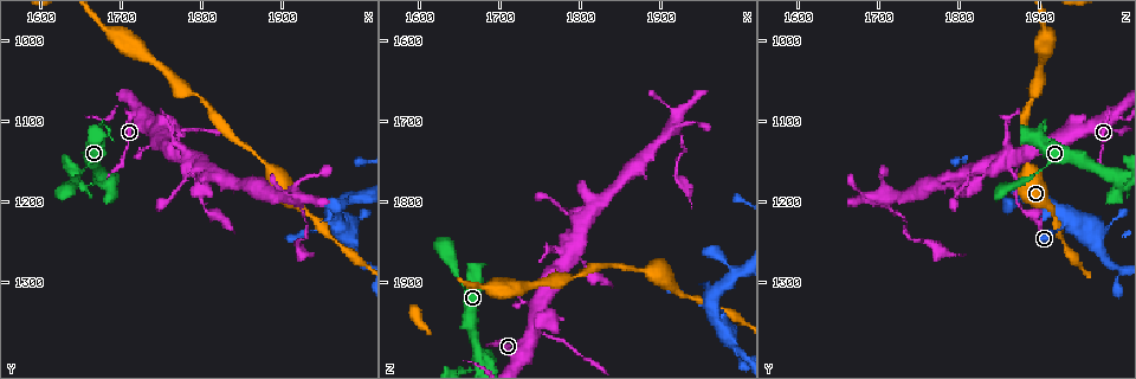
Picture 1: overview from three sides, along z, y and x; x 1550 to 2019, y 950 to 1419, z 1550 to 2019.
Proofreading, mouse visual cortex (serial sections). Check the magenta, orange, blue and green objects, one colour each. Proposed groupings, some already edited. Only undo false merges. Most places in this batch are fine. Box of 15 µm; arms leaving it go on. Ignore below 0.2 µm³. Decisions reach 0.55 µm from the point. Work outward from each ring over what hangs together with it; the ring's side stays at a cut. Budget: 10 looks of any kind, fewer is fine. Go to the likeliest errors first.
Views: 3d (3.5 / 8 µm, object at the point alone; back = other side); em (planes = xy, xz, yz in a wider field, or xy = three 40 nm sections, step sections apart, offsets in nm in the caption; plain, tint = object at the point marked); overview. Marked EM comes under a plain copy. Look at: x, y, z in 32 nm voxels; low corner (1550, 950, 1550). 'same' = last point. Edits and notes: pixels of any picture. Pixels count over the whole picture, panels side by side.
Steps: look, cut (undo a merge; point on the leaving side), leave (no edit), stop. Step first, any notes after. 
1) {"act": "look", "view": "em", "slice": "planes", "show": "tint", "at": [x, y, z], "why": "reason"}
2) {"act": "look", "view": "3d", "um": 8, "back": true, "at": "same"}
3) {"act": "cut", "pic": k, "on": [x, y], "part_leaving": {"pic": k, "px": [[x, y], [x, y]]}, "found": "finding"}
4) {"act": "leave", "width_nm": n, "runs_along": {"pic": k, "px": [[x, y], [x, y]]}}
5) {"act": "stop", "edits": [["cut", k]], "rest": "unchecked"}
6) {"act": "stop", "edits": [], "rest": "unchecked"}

{"act": "look", "view": "3d", "um": 3.5, "at": [1685, 1175, 2000], "why": "sharp bend"}

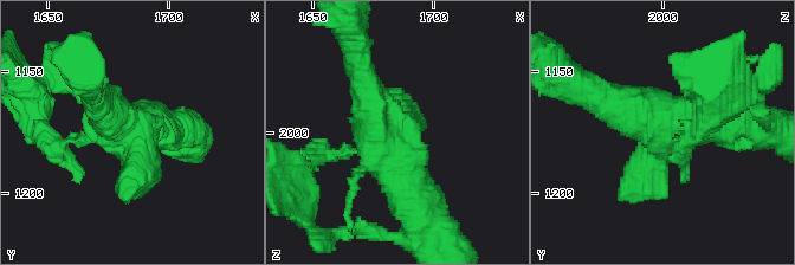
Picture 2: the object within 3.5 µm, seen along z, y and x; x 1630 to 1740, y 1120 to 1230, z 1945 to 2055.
{"act": "look", "view": "em", "slice": "xy", "step": 2, "show": "tint", "at": [1682, 1176, 2000], "why": "need the tissue"}

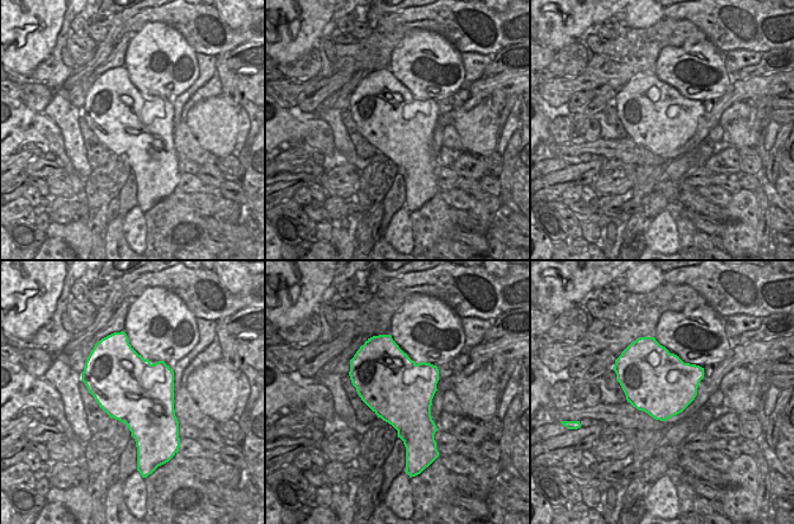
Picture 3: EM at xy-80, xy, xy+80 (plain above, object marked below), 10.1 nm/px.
{"act": "look", "view": "em", "slice": "xy", "step": 3, "show": "tint", "at": "same"}

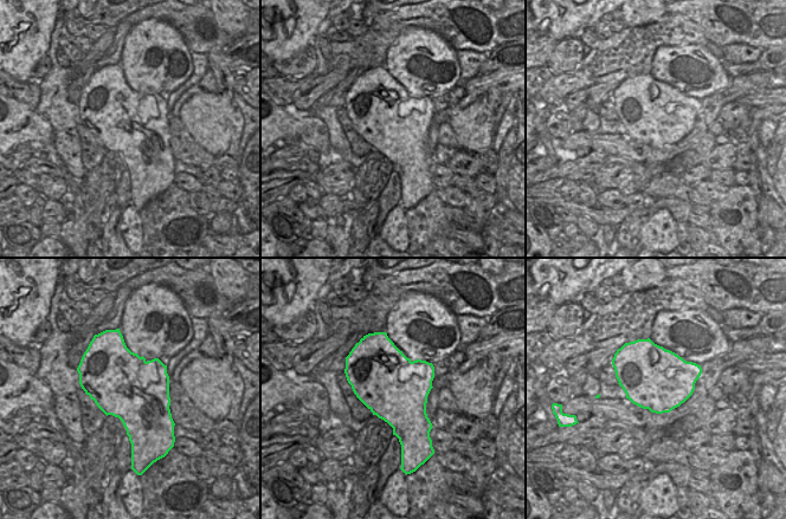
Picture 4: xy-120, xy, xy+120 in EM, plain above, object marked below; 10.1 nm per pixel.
{"act": "leave", "width_nm": 650, "runs_along": {"pic": 2, "px": [[97, 97], [137, 152], [123, 195]]}, "found": "one cell here"}

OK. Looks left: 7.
{"act": "look", "view": "3d", "um": 3.5, "at": [1960, 1225, 1935], "why": "two arms at a narrow angle"}

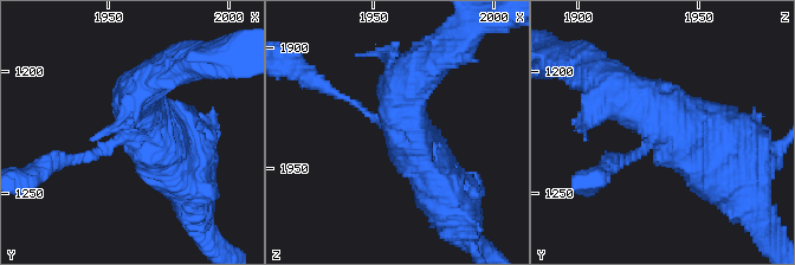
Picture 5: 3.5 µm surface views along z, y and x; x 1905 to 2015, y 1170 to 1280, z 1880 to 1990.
{"act": "look", "view": "em", "slice": "planes", "show": "tint", "at": [1957, 1225, 1933], "why": "now the EM"}

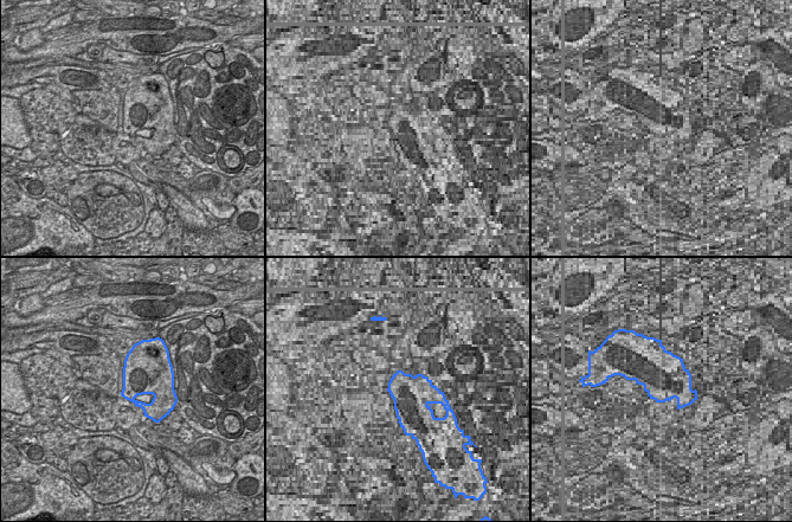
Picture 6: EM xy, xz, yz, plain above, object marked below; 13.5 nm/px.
{"act": "leave", "runs_along": {"pic": 5, "px": [[64, 159], [96, 154], [133, 125], [166, 166]]}, "found": "continuous, no second cell"}

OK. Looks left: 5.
{"act": "look", "view": "3d", "um": 3.5, "at": [1720, 1085, 1995], "why": "sharp bend"}

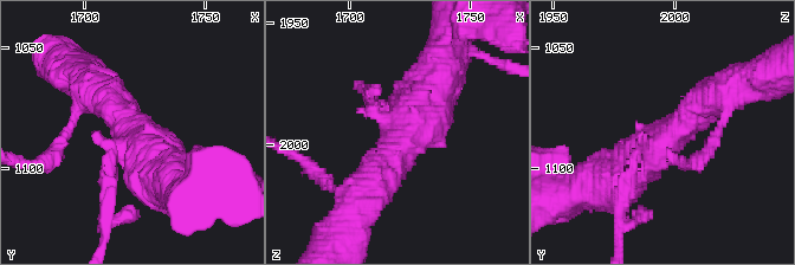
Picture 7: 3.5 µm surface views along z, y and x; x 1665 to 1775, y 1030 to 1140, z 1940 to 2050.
{"act": "leave", "runs_along": {"pic": 7, "px": [[631, 174], [642, 148], [718, 94]]}, "found": "continuous, no second cell"}

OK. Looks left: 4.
{"act": "look", "view": "3d", "um": 8, "at": [1910, 1195, 1710]}

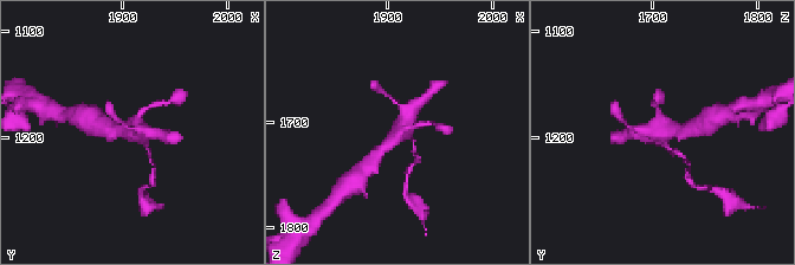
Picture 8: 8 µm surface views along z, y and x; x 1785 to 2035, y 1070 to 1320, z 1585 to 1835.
{"act": "look", "view": "em", "slice": "xy", "step": 2, "show": "tint", "at": [1910, 1196, 1710], "why": "shape alone is not enough"}

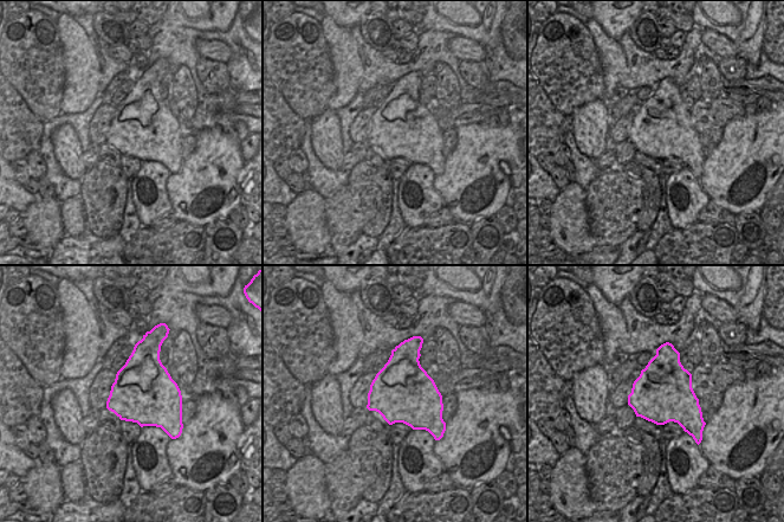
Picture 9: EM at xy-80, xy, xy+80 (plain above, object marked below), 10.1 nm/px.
{"act": "leave", "runs_along": {"pic": 8, "px": [[373, 157], [400, 133], [417, 103]]}, "found": "one cell here"}

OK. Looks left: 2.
{"act": "stop", "edits": [], "rest": "unchecked"}

